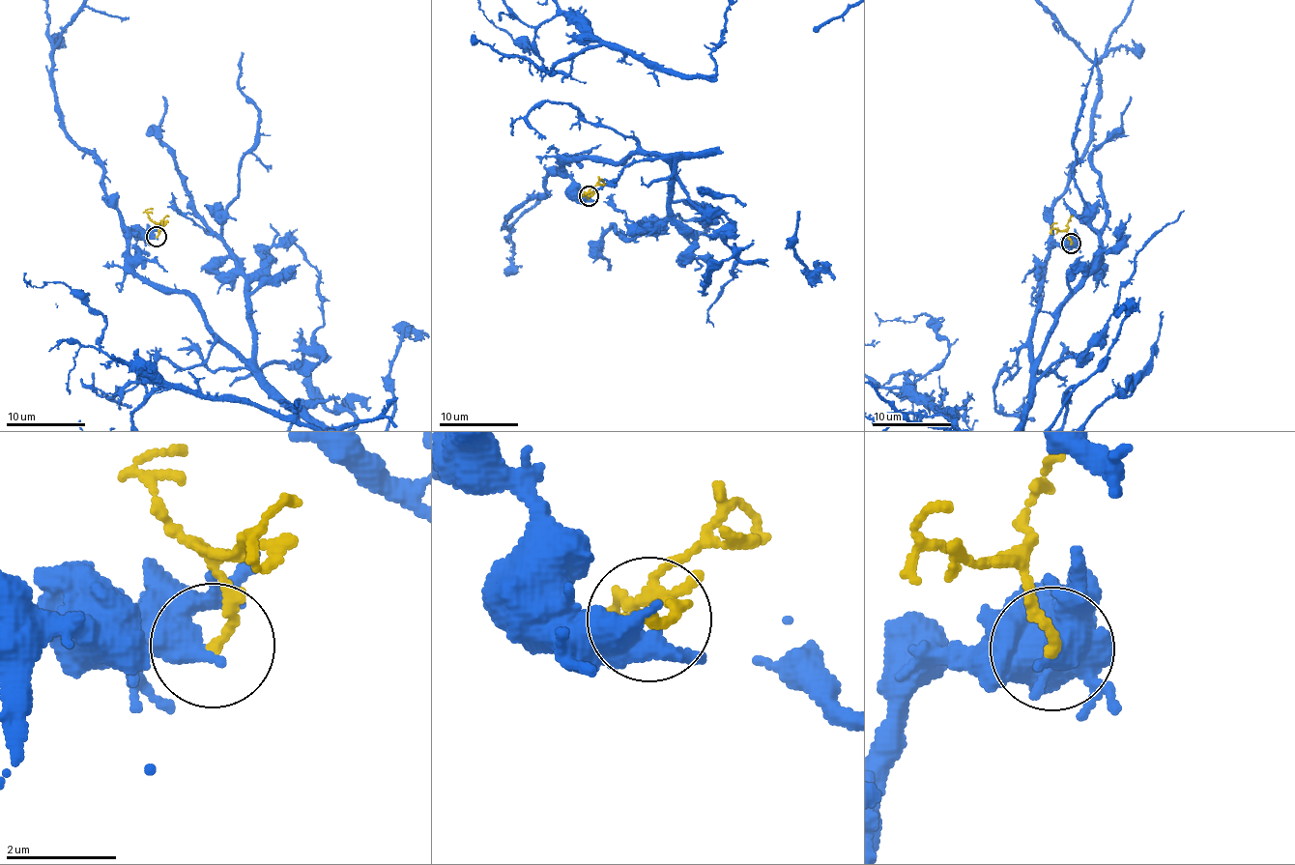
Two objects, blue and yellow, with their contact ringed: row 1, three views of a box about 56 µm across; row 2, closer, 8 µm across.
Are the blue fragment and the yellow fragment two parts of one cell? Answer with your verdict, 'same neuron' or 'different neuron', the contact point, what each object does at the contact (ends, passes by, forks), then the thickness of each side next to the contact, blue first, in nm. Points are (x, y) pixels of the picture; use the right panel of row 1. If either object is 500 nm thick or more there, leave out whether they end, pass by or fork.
different neuron; place (1071, 244); calibres 550 and 190 nm

